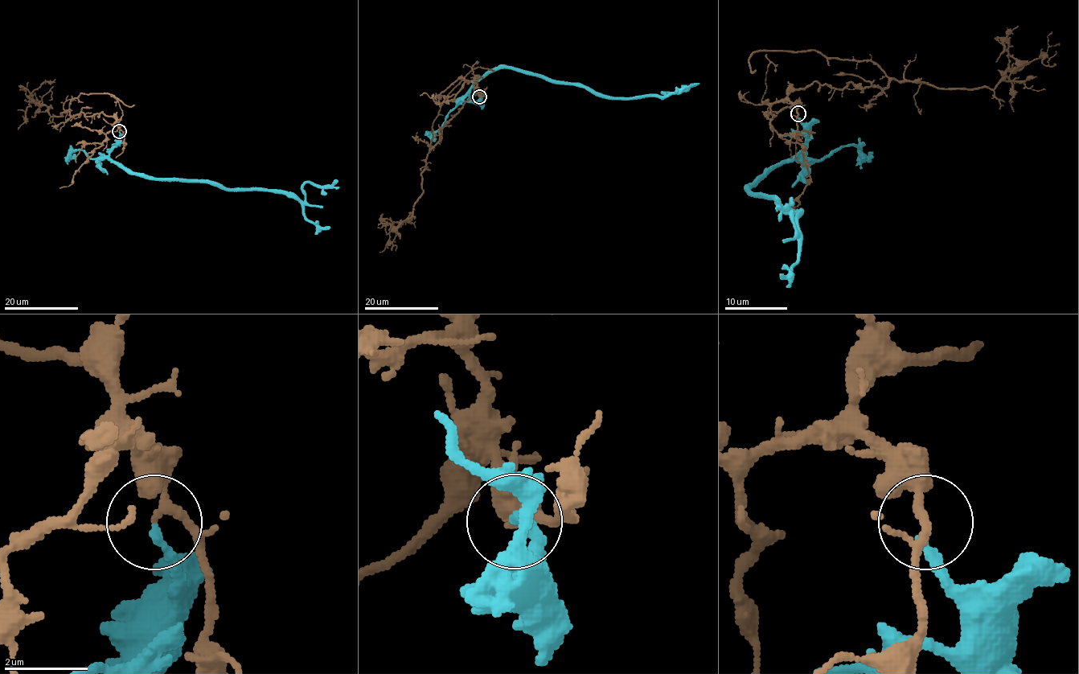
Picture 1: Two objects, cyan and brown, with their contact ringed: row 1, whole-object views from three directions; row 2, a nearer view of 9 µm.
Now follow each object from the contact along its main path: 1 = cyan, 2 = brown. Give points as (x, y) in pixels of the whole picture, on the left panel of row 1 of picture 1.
1: (119, 131), (120, 142), (109, 158), (144, 177), (282, 190), (302, 201), (306, 182), (339, 188)
2: (119, 131), (116, 120), (102, 112), (52, 117), (44, 105), (31, 101), (18, 129)

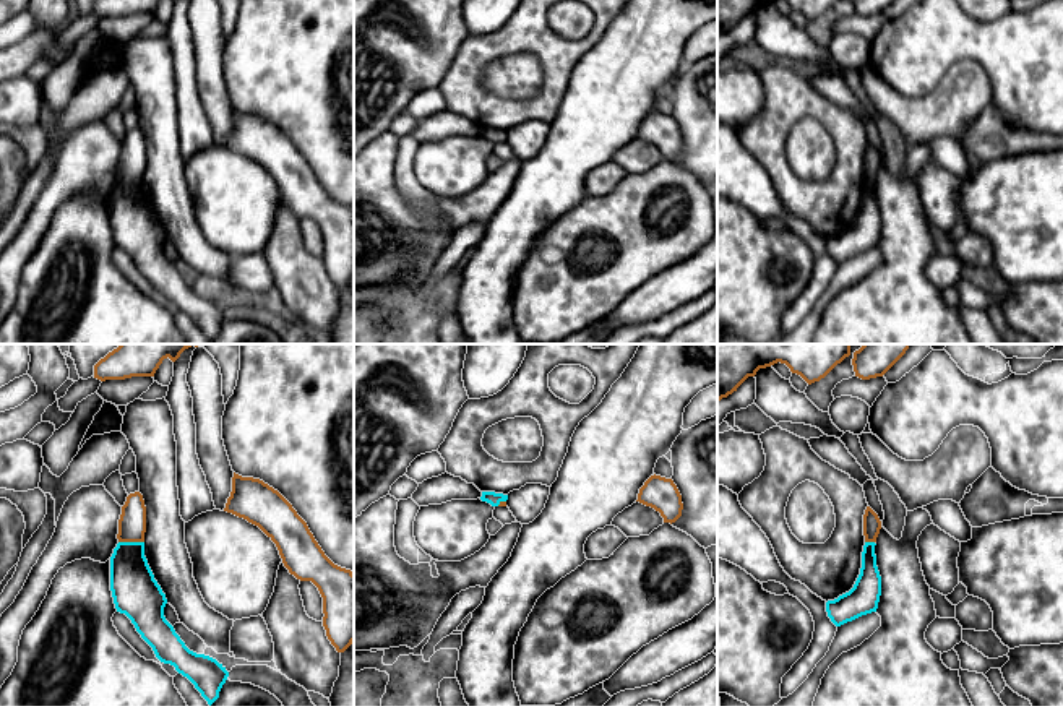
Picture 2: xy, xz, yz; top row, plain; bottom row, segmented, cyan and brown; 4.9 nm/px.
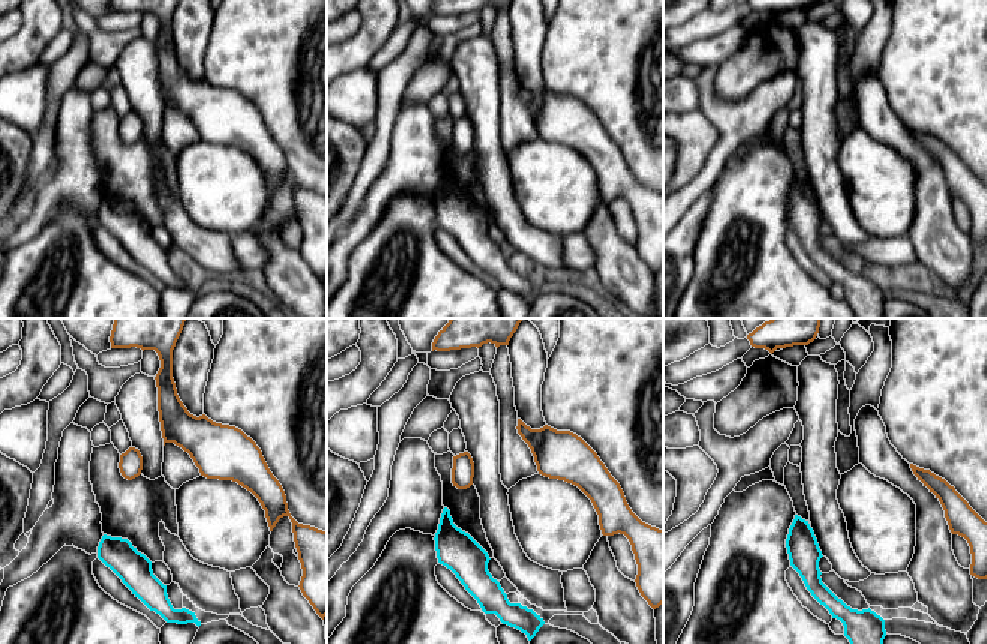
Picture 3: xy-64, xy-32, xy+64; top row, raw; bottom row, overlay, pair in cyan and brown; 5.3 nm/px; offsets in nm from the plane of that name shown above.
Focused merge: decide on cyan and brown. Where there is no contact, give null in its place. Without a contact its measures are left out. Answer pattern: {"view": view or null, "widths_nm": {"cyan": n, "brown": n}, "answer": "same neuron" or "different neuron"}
{"view": "xy", "widths_nm": {"cyan": 240, "brown": 140}, "answer": "different neuron"}

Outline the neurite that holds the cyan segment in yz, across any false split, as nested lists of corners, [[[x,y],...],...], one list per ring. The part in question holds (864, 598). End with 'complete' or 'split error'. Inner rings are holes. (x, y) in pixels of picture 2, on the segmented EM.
[[[865,542],[862,568],[854,588],[826,602],[826,612],[836,626],[876,612],[881,596],[881,576],[876,566],[875,542]]]; complete

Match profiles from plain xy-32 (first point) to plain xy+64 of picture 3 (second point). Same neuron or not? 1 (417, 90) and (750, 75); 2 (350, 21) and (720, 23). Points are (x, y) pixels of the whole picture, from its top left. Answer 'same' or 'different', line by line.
1: different
2: same

